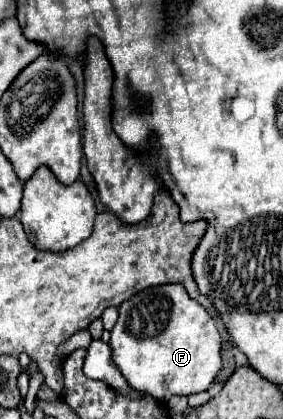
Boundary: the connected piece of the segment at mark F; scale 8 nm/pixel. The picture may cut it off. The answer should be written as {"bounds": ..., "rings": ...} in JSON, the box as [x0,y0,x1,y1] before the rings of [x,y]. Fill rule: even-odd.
{"bounds":[108,284,222,402],"rings":[[[160,284],[146,288],[134,294],[130,300],[122,302],[118,306],[118,314],[120,316],[110,332],[108,342],[110,358],[132,388],[150,394],[158,402],[168,402],[170,396],[174,394],[190,396],[208,390],[214,376],[222,368],[220,360],[222,338],[216,328],[216,320],[206,312],[204,306],[192,300],[180,284]]]}

